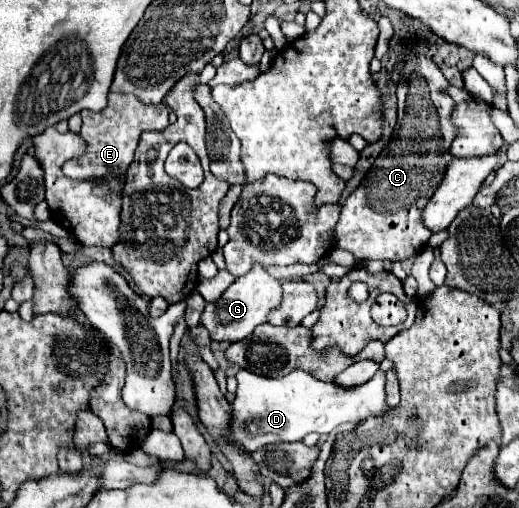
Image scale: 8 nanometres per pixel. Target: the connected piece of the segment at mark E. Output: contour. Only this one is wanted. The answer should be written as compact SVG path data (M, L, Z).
M120 93L108 95L108 107L104 111L92 113L84 109L80 115L82 115L80 137L86 143L86 153L64 163L64 175L74 181L104 181L110 175L116 179L124 179L132 163L140 135L144 131L162 131L170 124L168 109L163 103L144 105L134 95L120 95Z

